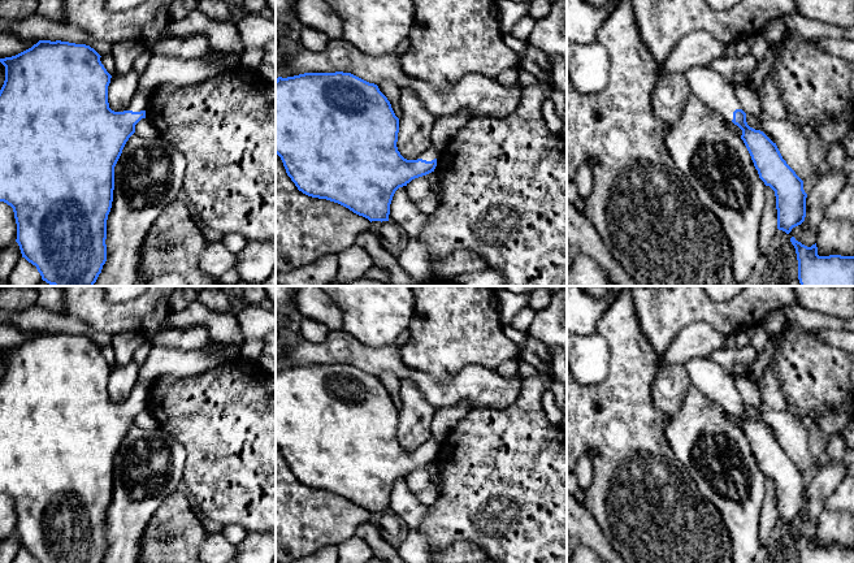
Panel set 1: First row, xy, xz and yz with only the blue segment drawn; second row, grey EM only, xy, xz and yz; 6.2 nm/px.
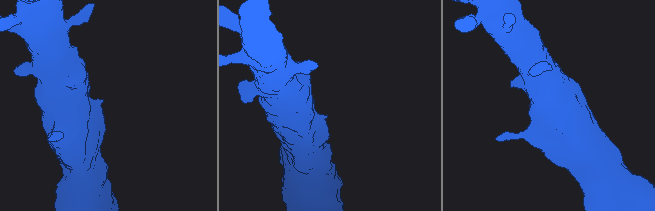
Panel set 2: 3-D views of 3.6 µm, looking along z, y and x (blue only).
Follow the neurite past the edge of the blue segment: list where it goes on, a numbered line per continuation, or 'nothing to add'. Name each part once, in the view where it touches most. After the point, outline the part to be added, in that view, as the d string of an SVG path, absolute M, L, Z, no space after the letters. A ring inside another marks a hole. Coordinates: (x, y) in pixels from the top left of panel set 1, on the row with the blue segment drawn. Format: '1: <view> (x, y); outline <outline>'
1: yz (711, 87); outline M695 66L685 72L692 95L695 95L706 107L719 112L727 122L732 122L733 112L741 109L734 88L725 75L710 66Z

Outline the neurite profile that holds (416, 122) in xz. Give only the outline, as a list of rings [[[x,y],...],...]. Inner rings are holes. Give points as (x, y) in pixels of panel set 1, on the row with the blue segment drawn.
[[[409,87],[400,88],[399,133],[396,147],[407,160],[420,159],[430,147],[430,133],[435,117],[425,108],[416,92]]]

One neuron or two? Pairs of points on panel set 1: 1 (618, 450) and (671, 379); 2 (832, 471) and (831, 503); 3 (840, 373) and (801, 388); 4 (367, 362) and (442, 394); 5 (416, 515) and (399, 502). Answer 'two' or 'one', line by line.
1: two
2: two
3: one
4: one
5: one

